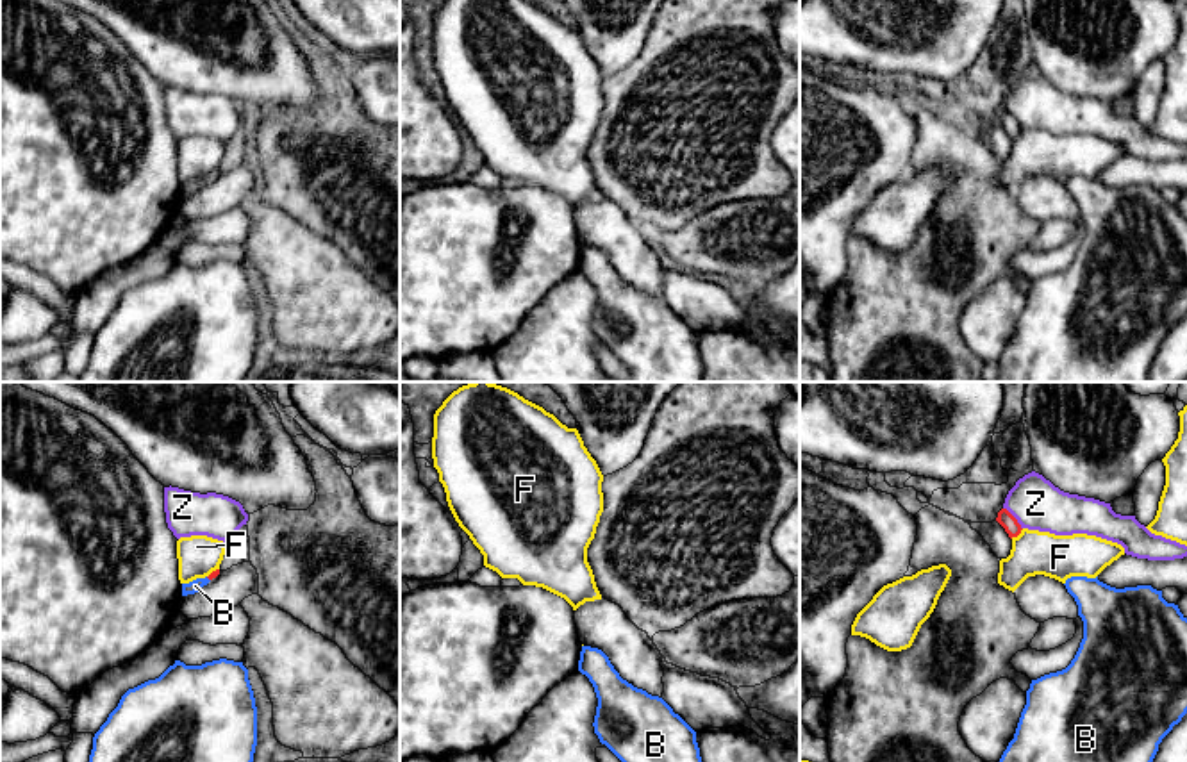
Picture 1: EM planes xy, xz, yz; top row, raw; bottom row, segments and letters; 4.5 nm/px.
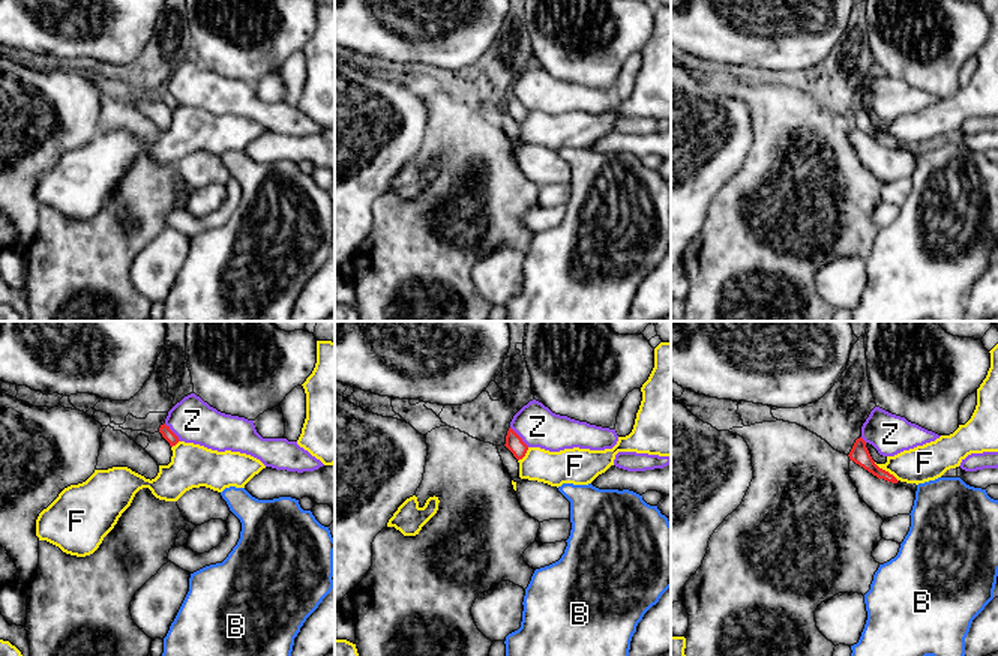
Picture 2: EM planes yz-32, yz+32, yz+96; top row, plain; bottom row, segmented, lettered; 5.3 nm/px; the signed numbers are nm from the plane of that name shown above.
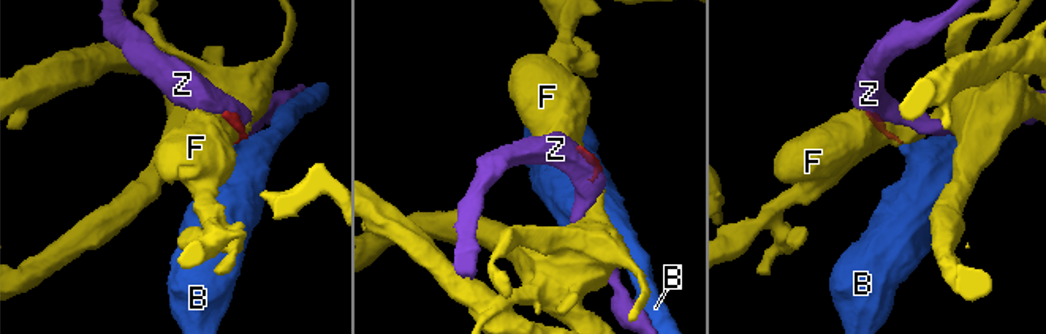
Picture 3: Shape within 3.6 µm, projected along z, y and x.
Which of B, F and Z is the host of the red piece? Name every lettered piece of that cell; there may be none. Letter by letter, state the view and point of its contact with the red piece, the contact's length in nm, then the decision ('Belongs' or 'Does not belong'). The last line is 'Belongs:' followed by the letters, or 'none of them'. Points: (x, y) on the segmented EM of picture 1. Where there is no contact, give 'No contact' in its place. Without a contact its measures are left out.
B: No contact. Belongs
F: Touches red at yz (1016, 536). Shared border 80 nm. Does not belong
Z: Touches red at yz (1014, 518). Shared border 130 nm. Does not belong
Belongs: B

